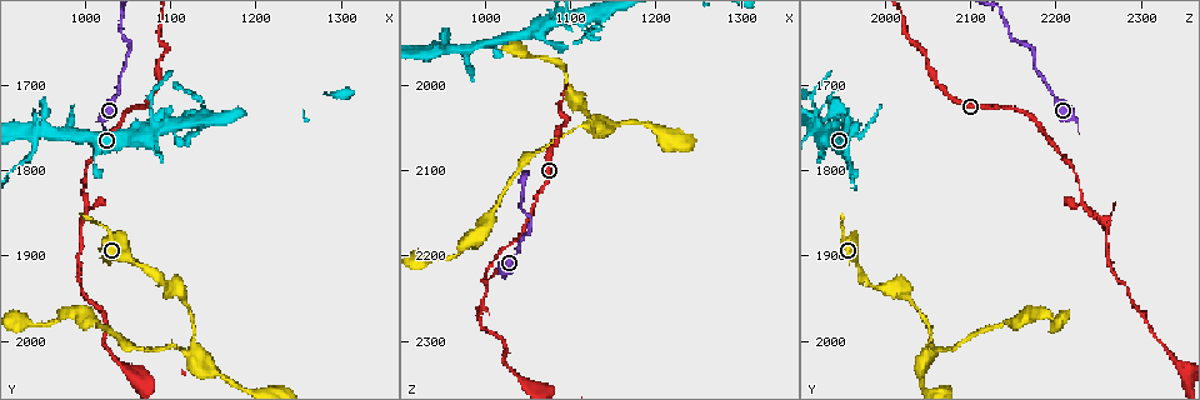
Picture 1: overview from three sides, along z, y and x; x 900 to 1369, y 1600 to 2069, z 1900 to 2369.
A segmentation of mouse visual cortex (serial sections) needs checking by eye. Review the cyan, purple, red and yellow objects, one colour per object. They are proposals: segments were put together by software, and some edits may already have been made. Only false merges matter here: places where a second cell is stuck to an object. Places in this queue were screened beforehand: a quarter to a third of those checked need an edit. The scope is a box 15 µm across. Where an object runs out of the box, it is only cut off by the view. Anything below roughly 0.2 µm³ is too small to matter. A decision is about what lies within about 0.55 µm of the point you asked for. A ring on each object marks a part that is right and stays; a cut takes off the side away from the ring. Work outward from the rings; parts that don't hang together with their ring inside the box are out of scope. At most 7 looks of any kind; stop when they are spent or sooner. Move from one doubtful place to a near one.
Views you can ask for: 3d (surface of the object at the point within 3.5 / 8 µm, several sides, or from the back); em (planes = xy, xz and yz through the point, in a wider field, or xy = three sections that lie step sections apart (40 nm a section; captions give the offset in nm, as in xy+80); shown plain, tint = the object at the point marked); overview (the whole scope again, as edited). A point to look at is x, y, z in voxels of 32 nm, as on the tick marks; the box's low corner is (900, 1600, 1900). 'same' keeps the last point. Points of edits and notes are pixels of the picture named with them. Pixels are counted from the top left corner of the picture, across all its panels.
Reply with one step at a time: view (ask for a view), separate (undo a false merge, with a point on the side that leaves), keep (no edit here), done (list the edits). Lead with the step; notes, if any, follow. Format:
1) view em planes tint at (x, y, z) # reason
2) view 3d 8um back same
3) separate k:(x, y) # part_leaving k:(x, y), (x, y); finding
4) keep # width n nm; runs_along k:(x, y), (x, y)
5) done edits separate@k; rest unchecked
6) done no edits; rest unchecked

view 3d 3.5um at (995, 1860, 2260) # abrupt turn

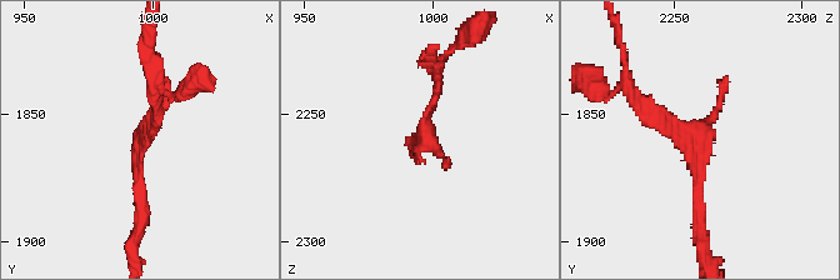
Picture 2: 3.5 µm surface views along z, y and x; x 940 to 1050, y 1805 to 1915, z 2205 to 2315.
view em xy step 5 tint at (995, 1860, 2260) # need the tissue

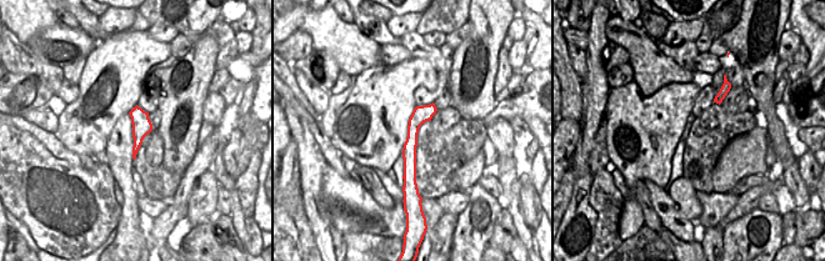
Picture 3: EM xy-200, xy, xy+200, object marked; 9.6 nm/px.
keep # width 170 nm; runs_along 2:(634, 101), (698, 140), (698, 225); continuous, no second cell

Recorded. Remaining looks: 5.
view 3d 8um at (1050, 2035, 2345) # three-way junction

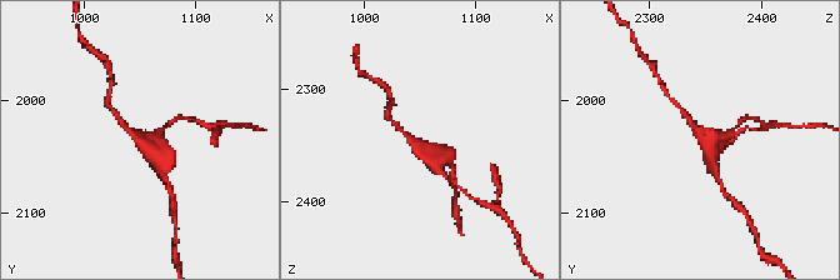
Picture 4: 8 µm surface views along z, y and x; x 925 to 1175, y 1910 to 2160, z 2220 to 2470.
view 3d 3.5um at (1050, 2038, 2350) # closer look

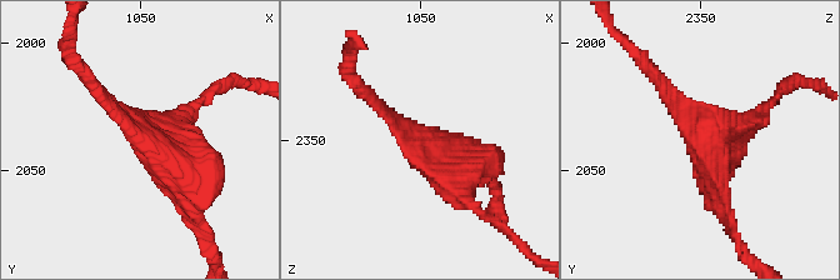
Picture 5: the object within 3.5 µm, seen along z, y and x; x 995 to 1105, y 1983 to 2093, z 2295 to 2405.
view em xy step 2 tint at (1051, 2036, 2349) # shape alone is not enough

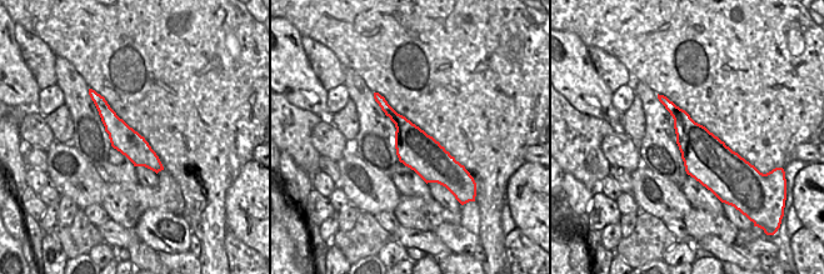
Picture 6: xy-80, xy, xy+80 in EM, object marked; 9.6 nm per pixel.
keep # arms 3; runs_along 5:(91, 80), (180, 173), (210, 169); continuous, no second cell

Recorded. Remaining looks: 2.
view 3d 3.5um at (1120, 2010, 2050) # sharp bend

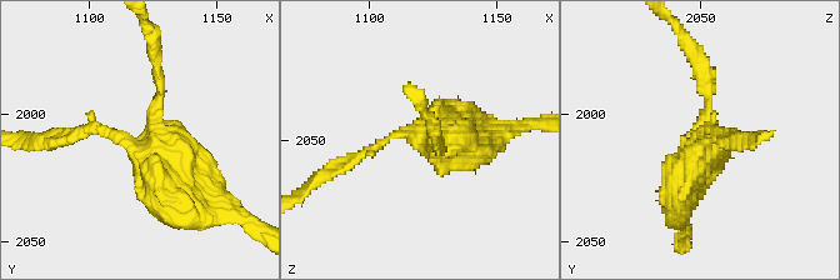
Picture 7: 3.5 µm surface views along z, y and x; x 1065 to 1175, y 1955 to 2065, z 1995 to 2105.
keep # runs_along 7:(158, 75), (150, 151), (100, 129), (78, 133); one cell here

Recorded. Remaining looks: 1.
done no edits; rest unchecked

